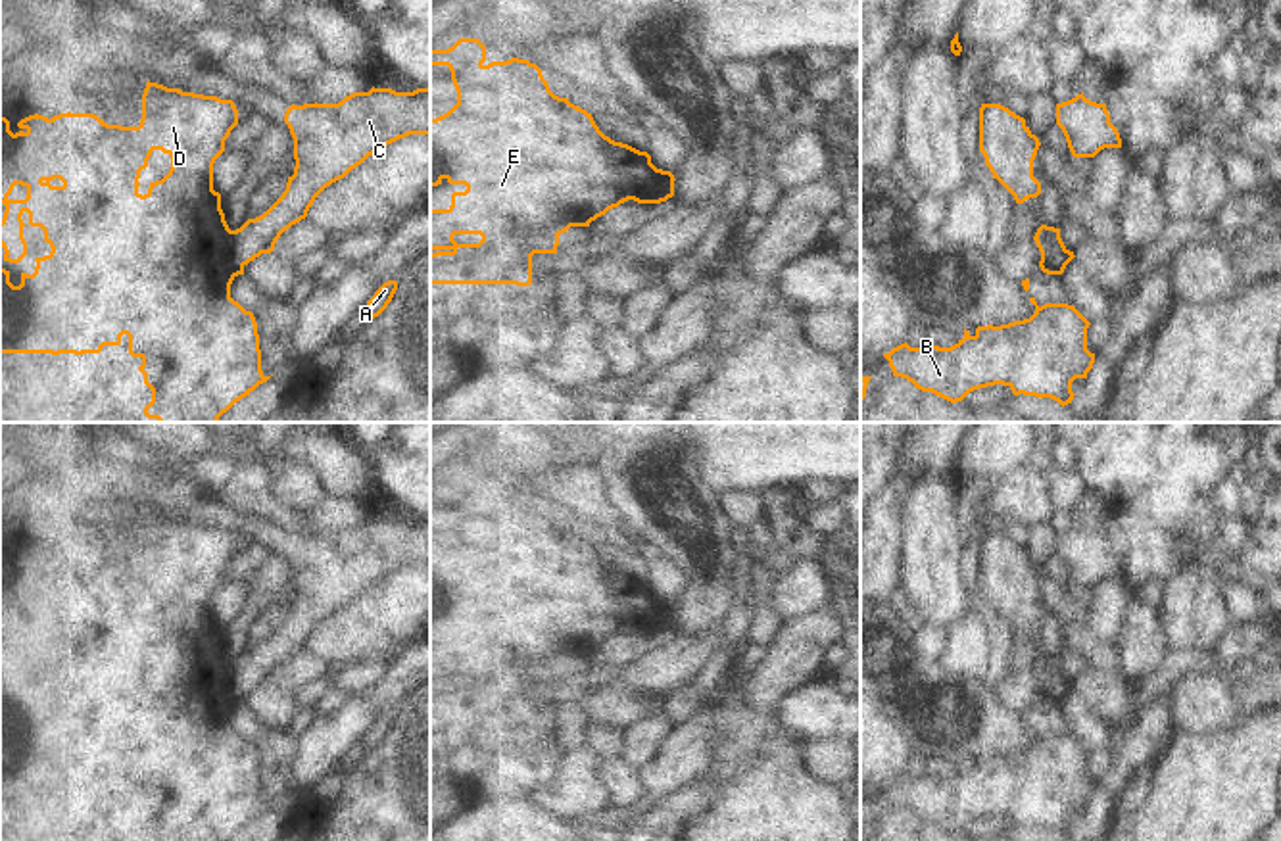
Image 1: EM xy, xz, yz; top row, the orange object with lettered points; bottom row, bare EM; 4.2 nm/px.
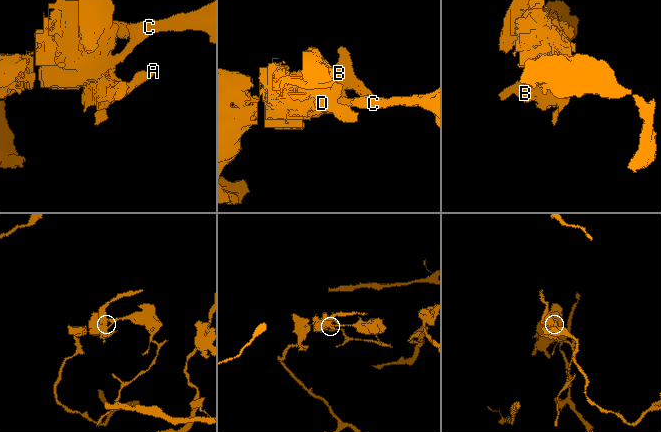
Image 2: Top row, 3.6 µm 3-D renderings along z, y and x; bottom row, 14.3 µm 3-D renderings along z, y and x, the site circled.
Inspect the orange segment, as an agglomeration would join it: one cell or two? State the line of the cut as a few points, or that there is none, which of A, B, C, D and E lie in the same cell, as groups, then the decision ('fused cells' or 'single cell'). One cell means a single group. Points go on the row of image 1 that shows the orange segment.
cut in xy along (231, 231), (235, 260), (242, 265); A B D E / C; fused cells

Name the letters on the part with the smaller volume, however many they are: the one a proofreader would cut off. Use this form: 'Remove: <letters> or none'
Remove: C

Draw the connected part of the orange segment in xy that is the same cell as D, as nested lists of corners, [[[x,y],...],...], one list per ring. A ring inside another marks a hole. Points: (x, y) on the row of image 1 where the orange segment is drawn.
[[[150,81],[142,94],[142,119],[138,127],[108,125],[94,113],[67,111],[52,119],[35,113],[21,119],[17,123],[21,131],[13,134],[10,121],[0,117],[0,204],[6,205],[4,219],[0,221],[0,246],[6,252],[4,261],[19,263],[27,255],[27,242],[23,238],[25,223],[21,219],[25,211],[29,213],[29,225],[40,227],[44,230],[44,242],[52,248],[48,255],[35,259],[36,267],[33,275],[21,273],[19,286],[13,286],[10,282],[10,271],[0,267],[0,353],[100,353],[104,346],[119,346],[121,336],[127,334],[129,353],[142,359],[138,371],[144,374],[144,384],[152,390],[152,401],[144,407],[144,415],[159,422],[217,422],[236,401],[267,382],[271,376],[265,376],[261,371],[255,317],[230,298],[230,284],[238,275],[244,275],[244,265],[236,263],[232,230],[221,209],[221,194],[213,190],[213,163],[225,152],[225,140],[236,125],[238,109],[232,100],[182,92]],[[154,150],[171,156],[171,169],[161,180],[150,182],[148,192],[142,196],[138,192],[138,179],[140,171],[148,167]]]

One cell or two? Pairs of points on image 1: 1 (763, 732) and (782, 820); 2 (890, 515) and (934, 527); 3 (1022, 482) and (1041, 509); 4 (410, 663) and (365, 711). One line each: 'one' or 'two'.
1: one
2: two
3: one
4: two

